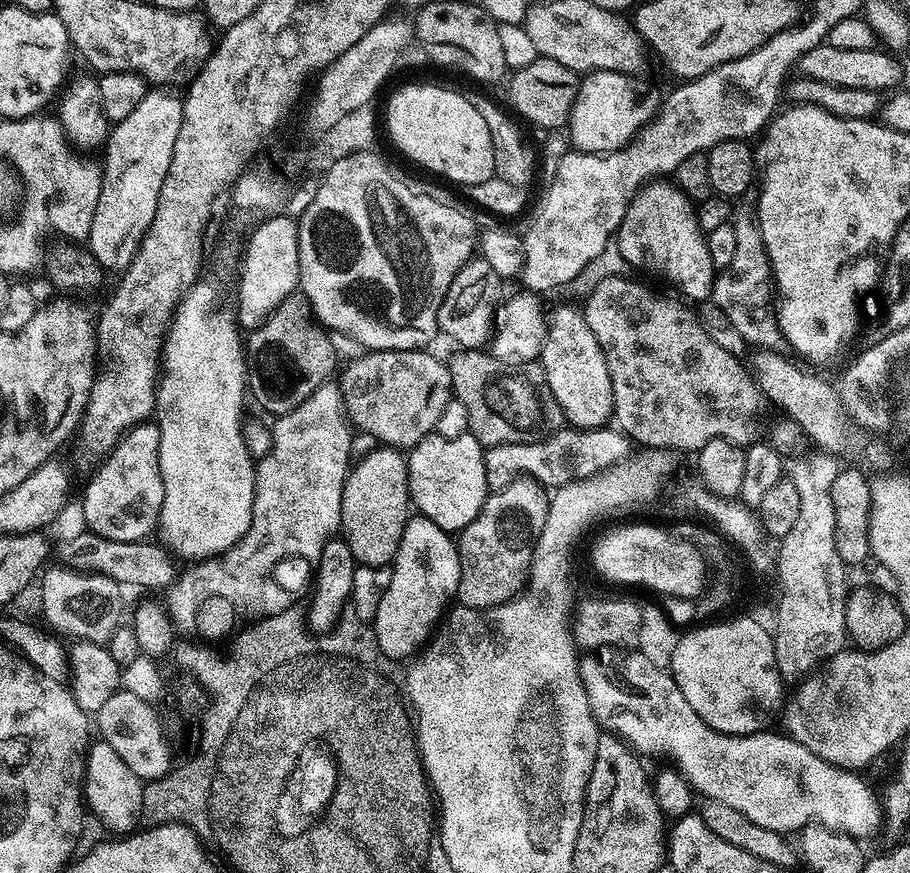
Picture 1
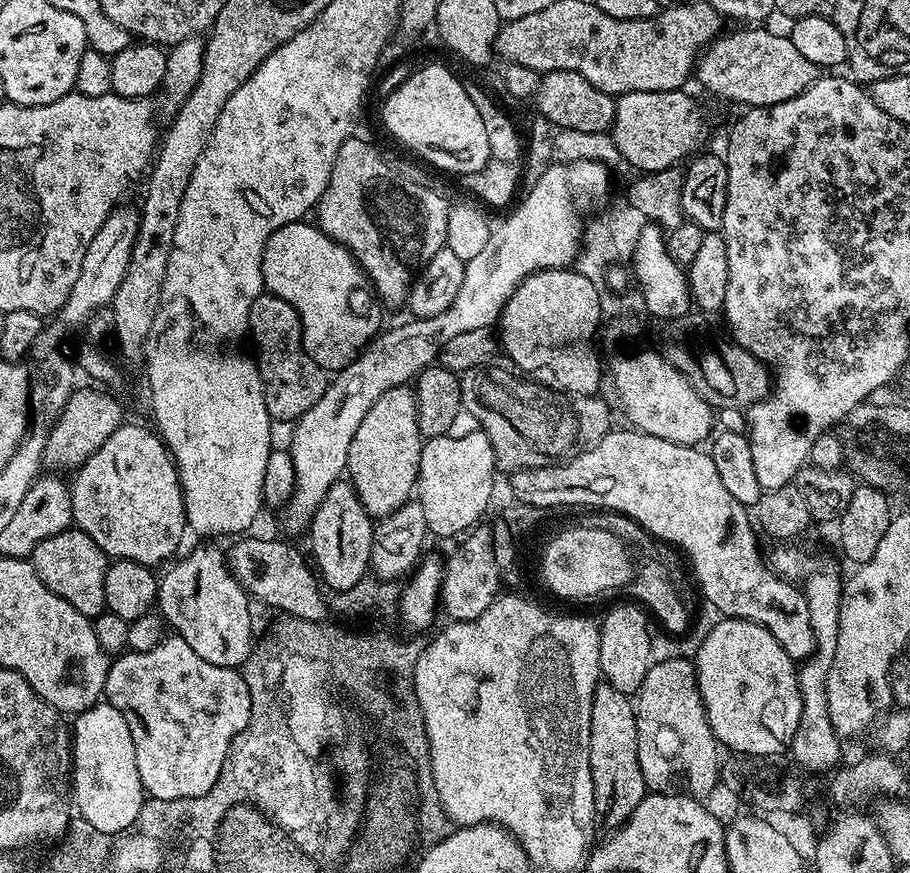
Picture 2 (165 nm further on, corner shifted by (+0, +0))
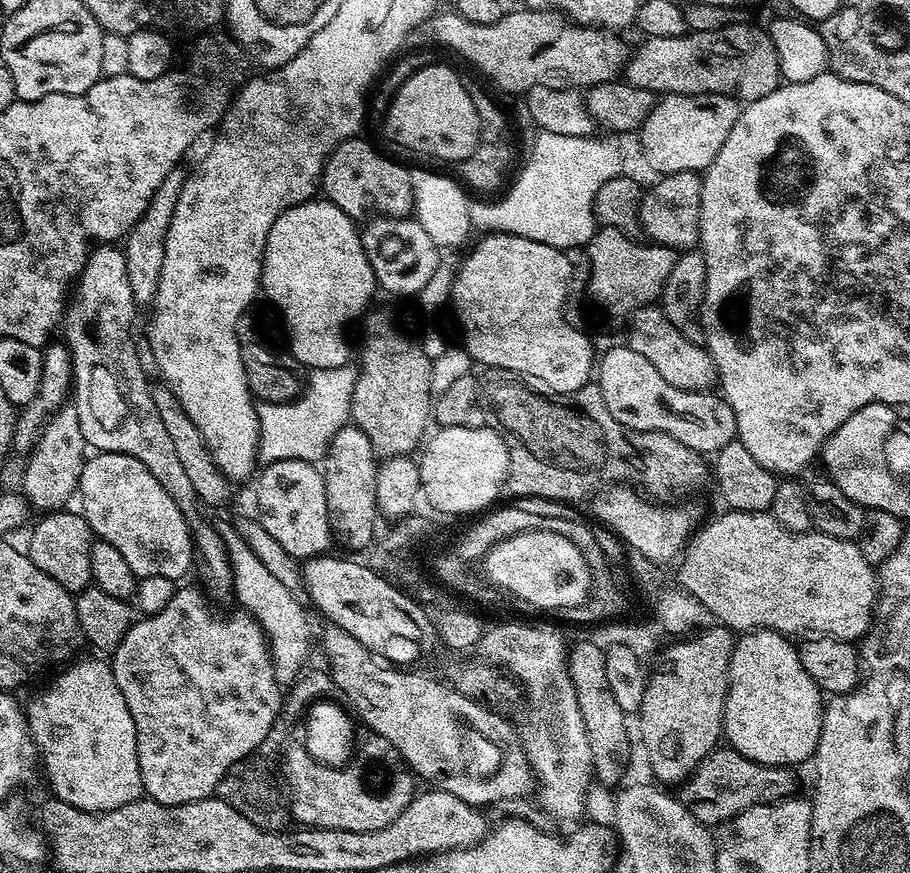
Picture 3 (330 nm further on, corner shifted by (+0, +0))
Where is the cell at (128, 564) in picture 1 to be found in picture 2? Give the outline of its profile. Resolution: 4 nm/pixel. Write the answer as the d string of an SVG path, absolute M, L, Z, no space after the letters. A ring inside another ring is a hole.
M240 538L235 541L236 544L232 549L227 549L226 559L228 561L228 569L234 574L234 578L238 581L245 592L248 593L252 600L260 600L264 607L269 610L275 610L277 613L285 616L297 616L298 618L308 619L315 624L327 621L330 611L327 602L324 600L325 593L322 591L321 585L318 583L317 573L314 571L313 565L304 561L304 556L292 544L287 544L284 540L244 540L248 538Z

